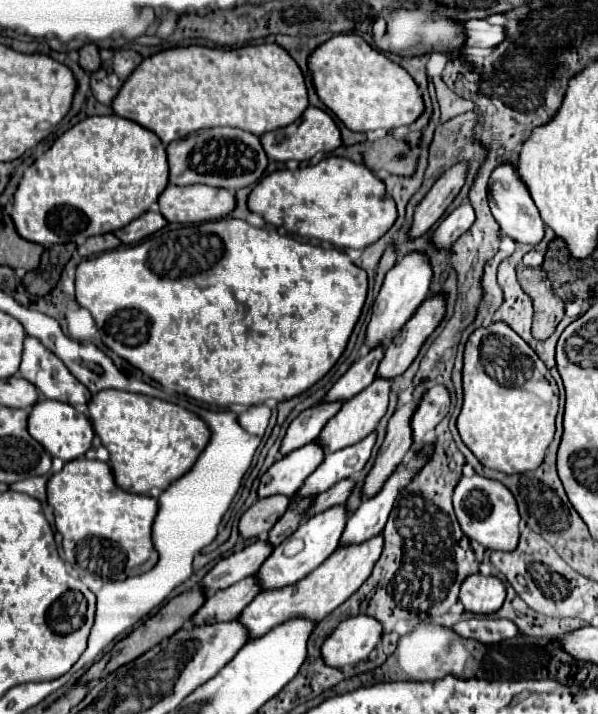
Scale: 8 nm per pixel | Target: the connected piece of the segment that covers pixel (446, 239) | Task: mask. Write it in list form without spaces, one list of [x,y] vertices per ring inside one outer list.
[[[464,201],[440,223],[440,227],[432,237],[434,245],[440,249],[448,249],[464,231],[470,229],[472,221],[474,221],[474,209],[472,205],[468,205],[468,201]]]

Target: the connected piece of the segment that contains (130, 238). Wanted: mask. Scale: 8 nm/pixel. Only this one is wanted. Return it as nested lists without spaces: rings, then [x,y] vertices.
[[[146,211],[142,217],[138,217],[136,221],[132,221],[132,223],[126,225],[124,229],[114,231],[114,235],[116,235],[124,245],[130,245],[130,243],[142,241],[142,239],[146,239],[148,235],[156,233],[156,231],[162,229],[166,223],[168,223],[168,221],[164,219],[162,213],[158,213],[158,211]]]

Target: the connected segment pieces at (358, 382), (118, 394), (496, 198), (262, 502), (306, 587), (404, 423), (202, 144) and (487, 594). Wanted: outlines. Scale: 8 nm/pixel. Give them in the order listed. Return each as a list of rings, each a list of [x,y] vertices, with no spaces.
[[[376,345],[376,349],[370,349],[366,355],[362,355],[358,361],[350,365],[350,369],[334,383],[334,387],[326,393],[322,401],[336,401],[336,399],[348,401],[350,397],[360,393],[374,381],[382,357],[384,357],[384,345]]]
[[[100,391],[90,401],[90,421],[102,445],[110,451],[110,467],[120,489],[148,493],[150,487],[166,489],[192,469],[210,441],[208,425],[192,411],[128,391]]]
[[[500,165],[492,177],[490,177],[490,209],[494,219],[498,221],[500,229],[514,241],[518,243],[526,243],[526,245],[538,245],[544,239],[544,223],[540,219],[540,213],[528,193],[528,189],[524,187],[522,179],[508,167],[508,165]]]
[[[272,495],[258,499],[240,519],[240,535],[244,539],[258,539],[266,537],[274,523],[284,515],[288,509],[288,497],[284,495]]]
[[[378,533],[370,541],[364,541],[364,545],[340,545],[326,561],[320,563],[316,571],[300,579],[296,585],[258,593],[254,601],[240,613],[240,621],[250,631],[250,637],[260,637],[290,617],[310,617],[314,621],[322,621],[328,613],[332,613],[340,603],[344,603],[352,593],[360,589],[360,585],[370,577],[372,565],[376,565],[376,561],[380,559],[382,549],[382,533]]]
[[[416,385],[412,391],[412,401],[406,405],[400,405],[396,409],[396,413],[392,415],[392,419],[388,423],[386,439],[378,451],[376,463],[374,463],[370,475],[366,477],[366,483],[362,489],[366,497],[372,497],[382,489],[388,475],[394,473],[394,469],[404,461],[406,453],[410,451],[410,447],[412,447],[412,429],[410,429],[412,413],[416,413],[416,405],[420,403],[420,397],[424,395],[424,391],[426,391],[426,385]]]
[[[212,127],[192,133],[184,139],[176,139],[166,147],[170,163],[172,185],[204,183],[212,187],[224,187],[238,191],[256,183],[268,167],[268,157],[260,143],[260,137],[234,127]]]
[[[476,573],[472,577],[466,577],[464,585],[460,587],[460,601],[470,613],[494,613],[502,607],[504,597],[504,583],[494,575],[484,577],[482,573]]]

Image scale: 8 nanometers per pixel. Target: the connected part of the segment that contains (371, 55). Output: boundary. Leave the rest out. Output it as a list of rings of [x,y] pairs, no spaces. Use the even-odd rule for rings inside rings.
[[[336,35],[328,39],[310,55],[308,65],[314,77],[318,97],[350,131],[392,131],[402,125],[412,125],[424,113],[424,99],[418,91],[416,81],[400,65],[392,63],[386,55],[372,49],[360,35]]]

